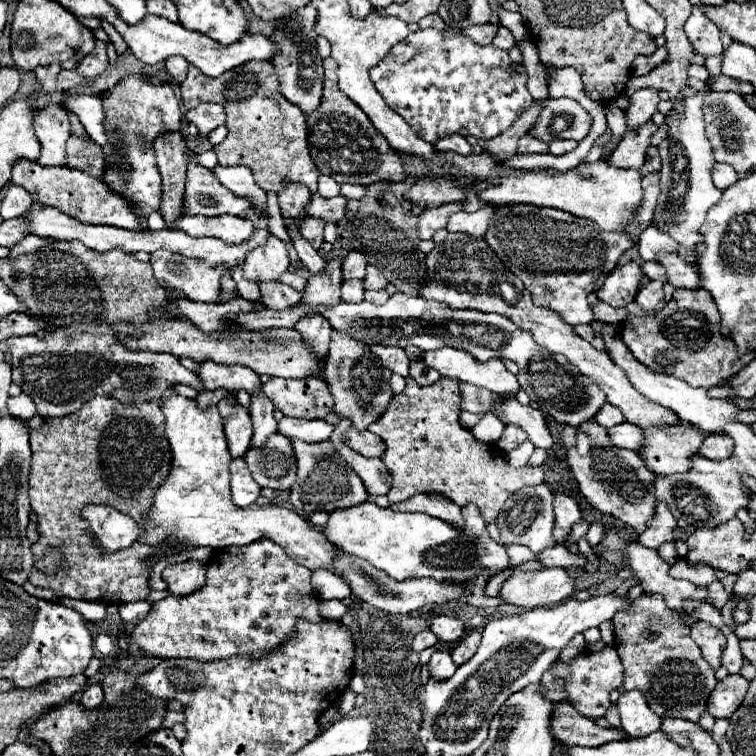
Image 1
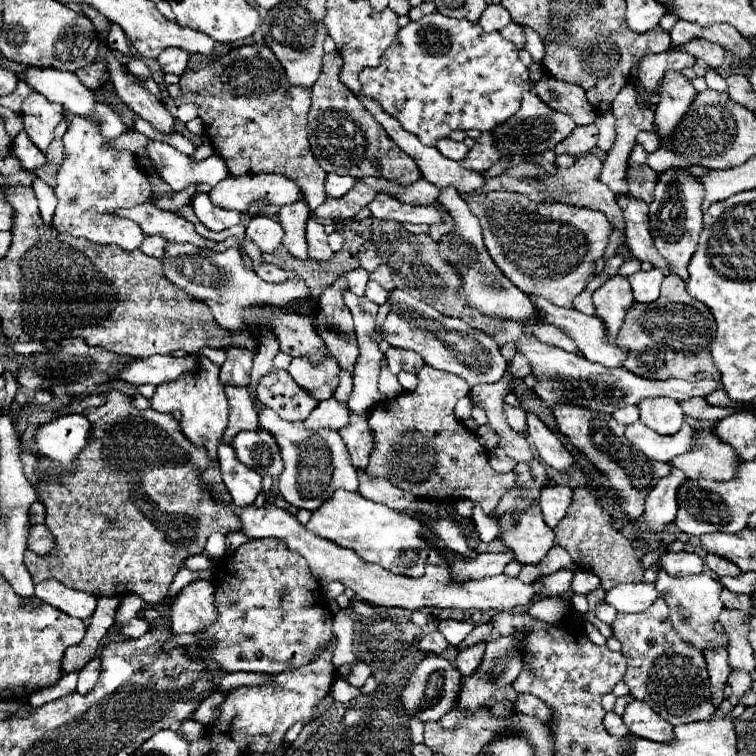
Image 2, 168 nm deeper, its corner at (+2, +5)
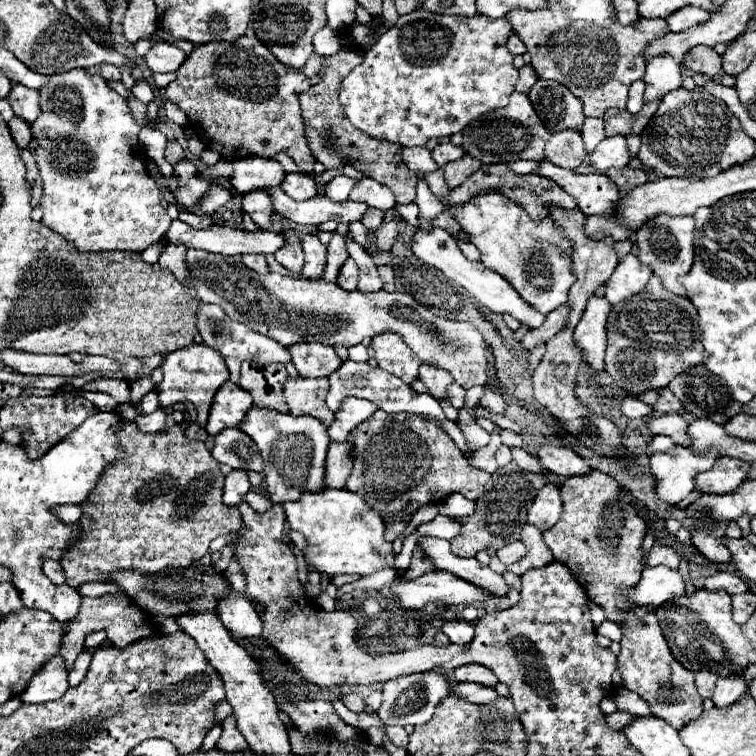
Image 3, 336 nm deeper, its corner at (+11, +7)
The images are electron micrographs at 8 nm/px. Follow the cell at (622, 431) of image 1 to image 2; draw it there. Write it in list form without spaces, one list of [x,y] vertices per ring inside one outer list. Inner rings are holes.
[[[635,422],[635,424],[627,426],[625,438],[631,444],[635,444],[641,452],[645,452],[645,456],[669,464],[675,456],[693,450],[695,438],[697,438],[697,428],[693,428],[685,422],[677,434],[661,436],[661,434],[649,430],[645,424]]]

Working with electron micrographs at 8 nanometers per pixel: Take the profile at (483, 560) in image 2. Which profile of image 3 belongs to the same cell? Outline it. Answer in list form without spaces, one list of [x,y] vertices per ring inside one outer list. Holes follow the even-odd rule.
[[[514,542],[514,544],[508,544],[508,546],[500,548],[498,558],[500,558],[500,562],[502,562],[502,564],[510,566],[510,564],[514,564],[518,558],[522,558],[524,554],[526,554],[526,546],[524,546],[524,544],[520,544],[520,542]]]

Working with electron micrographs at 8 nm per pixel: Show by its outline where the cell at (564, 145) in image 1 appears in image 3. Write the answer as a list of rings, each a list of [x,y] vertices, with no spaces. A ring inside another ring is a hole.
[[[570,130],[554,132],[546,144],[546,160],[550,160],[560,168],[572,170],[580,166],[584,158],[586,158],[586,150],[580,132],[570,132]]]

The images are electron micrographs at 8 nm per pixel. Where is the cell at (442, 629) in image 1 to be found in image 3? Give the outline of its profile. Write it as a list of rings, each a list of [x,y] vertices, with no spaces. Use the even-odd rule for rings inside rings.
[[[444,622],[442,632],[450,638],[450,642],[466,644],[474,636],[474,624],[470,624],[470,622]]]

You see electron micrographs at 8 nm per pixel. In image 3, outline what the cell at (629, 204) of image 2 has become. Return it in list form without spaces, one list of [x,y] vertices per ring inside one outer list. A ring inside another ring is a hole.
[[[542,160],[538,174],[554,180],[560,188],[564,188],[576,202],[578,208],[586,216],[616,216],[616,204],[620,202],[620,190],[608,176],[604,174],[576,174],[572,170],[564,170],[560,166],[554,166],[548,160]]]

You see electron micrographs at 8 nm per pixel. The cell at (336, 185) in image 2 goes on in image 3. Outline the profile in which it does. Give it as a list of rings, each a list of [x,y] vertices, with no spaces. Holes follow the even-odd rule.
[[[336,176],[330,182],[326,182],[326,196],[330,200],[342,202],[342,200],[348,198],[352,186],[354,186],[354,180],[352,178],[348,178],[348,176]]]

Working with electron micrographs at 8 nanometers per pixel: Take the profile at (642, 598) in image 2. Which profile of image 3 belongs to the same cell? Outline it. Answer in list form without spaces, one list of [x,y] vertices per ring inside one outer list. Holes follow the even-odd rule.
[[[664,566],[644,568],[642,578],[636,586],[624,590],[626,598],[634,606],[660,606],[672,598],[678,598],[686,592],[686,584],[678,570]]]

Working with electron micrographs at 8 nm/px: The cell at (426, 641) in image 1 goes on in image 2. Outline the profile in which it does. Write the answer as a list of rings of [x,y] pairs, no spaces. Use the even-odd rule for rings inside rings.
[[[437,632],[427,634],[427,636],[421,640],[421,644],[419,644],[419,650],[421,650],[421,652],[441,654],[441,652],[447,650],[447,648],[449,648],[449,642],[447,642],[445,638],[441,638],[441,634],[437,634]]]

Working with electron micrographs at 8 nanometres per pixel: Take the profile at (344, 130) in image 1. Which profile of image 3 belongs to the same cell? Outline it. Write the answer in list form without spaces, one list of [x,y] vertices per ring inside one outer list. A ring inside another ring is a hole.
[[[338,50],[332,56],[318,56],[312,54],[306,62],[306,66],[302,68],[304,76],[310,80],[312,76],[320,76],[318,84],[310,86],[308,92],[304,92],[300,96],[300,106],[302,106],[302,118],[306,124],[306,142],[308,148],[312,150],[312,156],[326,168],[342,168],[346,164],[354,166],[356,170],[360,170],[362,174],[366,174],[368,178],[378,180],[380,184],[388,186],[398,204],[410,204],[416,198],[416,182],[418,176],[402,162],[402,146],[400,144],[392,144],[386,140],[376,140],[372,136],[368,136],[366,132],[360,132],[356,126],[350,124],[350,120],[344,116],[342,104],[338,102],[338,90],[340,90],[340,82],[342,78],[362,62],[362,54],[354,52],[354,50]]]

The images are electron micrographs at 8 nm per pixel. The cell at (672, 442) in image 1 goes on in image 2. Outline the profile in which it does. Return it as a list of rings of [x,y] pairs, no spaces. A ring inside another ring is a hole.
[[[701,438],[697,442],[697,450],[691,450],[689,454],[683,454],[681,458],[675,458],[671,464],[677,466],[687,474],[687,478],[707,478],[707,480],[731,480],[737,478],[737,466],[741,458],[737,452],[719,442],[717,438]]]

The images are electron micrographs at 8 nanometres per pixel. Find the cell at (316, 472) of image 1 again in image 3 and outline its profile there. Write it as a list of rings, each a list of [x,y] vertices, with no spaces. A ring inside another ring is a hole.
[[[252,406],[238,428],[256,442],[264,458],[264,478],[274,504],[300,500],[300,496],[306,492],[316,494],[324,490],[324,460],[330,438],[320,420],[314,416],[292,416],[290,412]]]

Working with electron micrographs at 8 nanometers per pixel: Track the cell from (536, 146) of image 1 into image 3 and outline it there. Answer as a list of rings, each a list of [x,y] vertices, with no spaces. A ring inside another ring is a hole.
[[[488,164],[488,166],[482,166],[476,174],[468,176],[468,180],[454,188],[452,194],[448,196],[448,202],[450,204],[460,204],[464,200],[468,200],[468,196],[476,196],[480,192],[488,192],[488,190],[498,190],[502,192],[504,196],[508,196],[512,202],[520,204],[530,216],[532,220],[540,220],[544,216],[548,216],[548,204],[558,204],[562,208],[574,208],[576,206],[576,200],[572,200],[572,196],[568,196],[554,180],[548,180],[544,176],[536,176],[536,174],[516,174],[508,168],[508,164]]]

